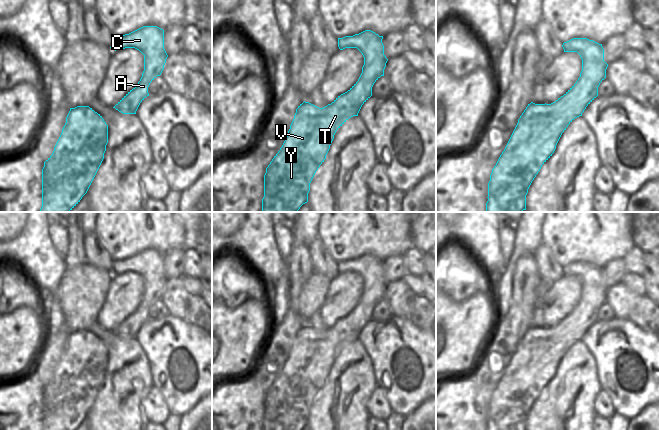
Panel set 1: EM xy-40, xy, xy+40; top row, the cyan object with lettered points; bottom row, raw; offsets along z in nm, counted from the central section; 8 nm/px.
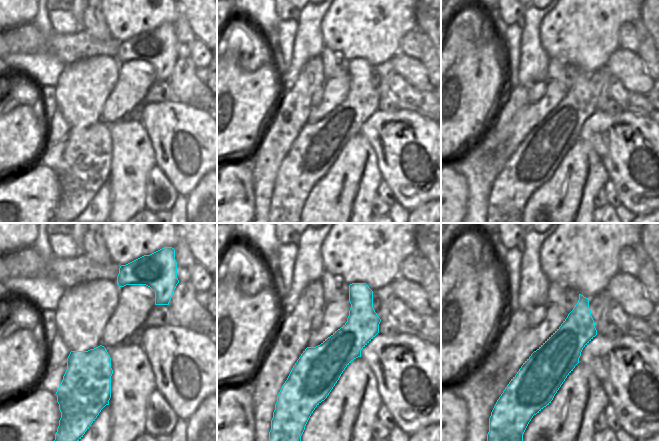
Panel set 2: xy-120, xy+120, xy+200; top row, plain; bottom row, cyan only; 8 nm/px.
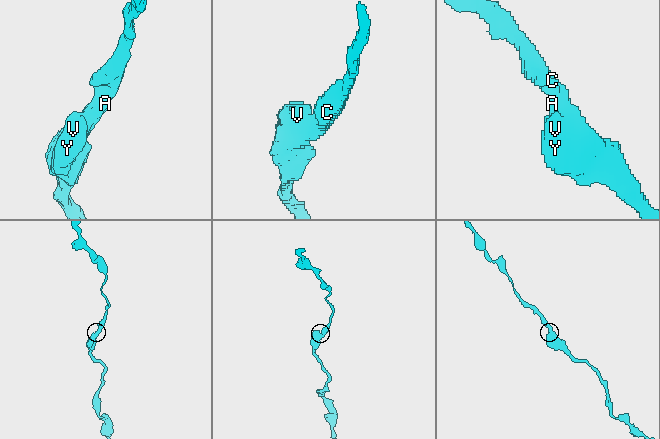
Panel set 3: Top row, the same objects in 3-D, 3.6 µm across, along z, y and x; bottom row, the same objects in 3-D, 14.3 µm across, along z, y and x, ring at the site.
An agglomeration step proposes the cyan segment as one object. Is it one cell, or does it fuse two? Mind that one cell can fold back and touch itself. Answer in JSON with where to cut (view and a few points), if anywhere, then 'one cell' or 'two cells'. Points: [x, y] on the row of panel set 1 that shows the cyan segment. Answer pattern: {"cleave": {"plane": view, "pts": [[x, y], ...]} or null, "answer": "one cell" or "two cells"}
{"cleave": null, "answer": "one cell"}

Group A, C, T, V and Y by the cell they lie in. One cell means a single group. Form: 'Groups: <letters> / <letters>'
Groups: A C T V Y.

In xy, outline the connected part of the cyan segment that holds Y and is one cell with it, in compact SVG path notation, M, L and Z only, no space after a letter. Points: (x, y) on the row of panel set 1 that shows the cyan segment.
M365 30L353 36L338 38L340 50L357 48L364 57L362 73L358 81L331 104L319 108L309 102L303 102L296 109L288 135L274 156L264 175L264 197L262 212L298 212L308 202L310 183L326 159L336 131L351 117L358 116L362 105L372 96L374 83L384 76L388 59L384 55L383 36L371 30Z

